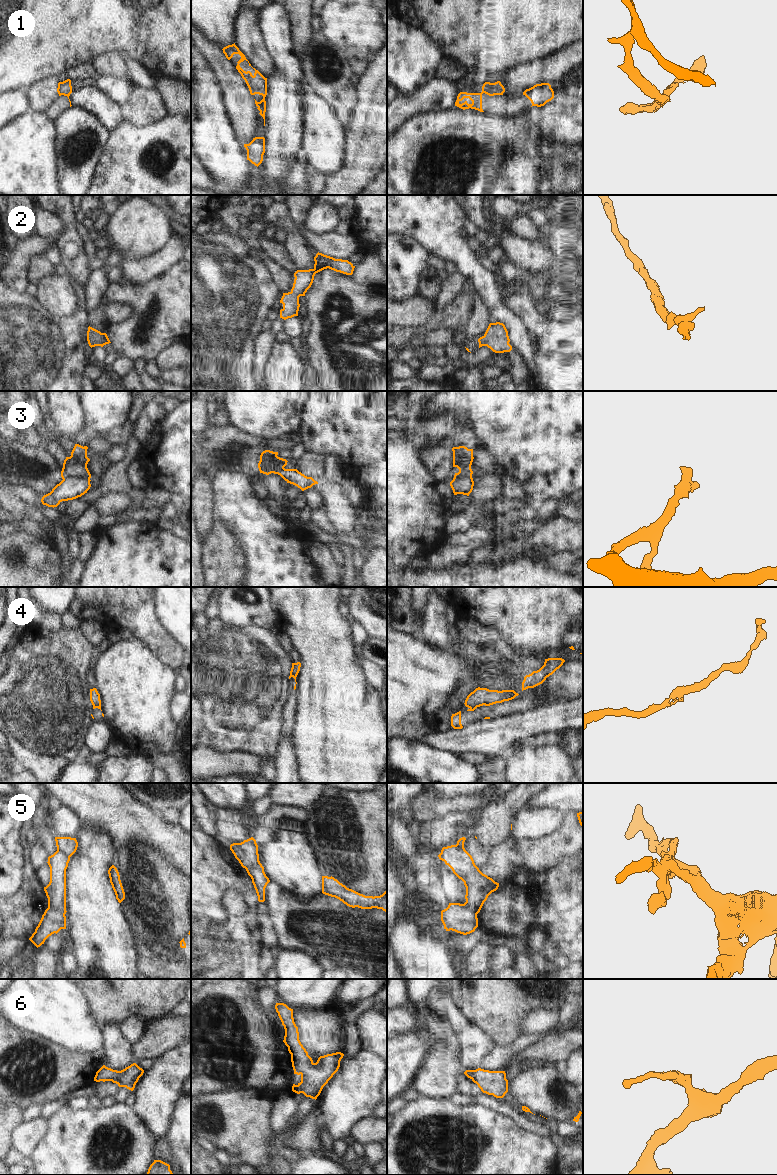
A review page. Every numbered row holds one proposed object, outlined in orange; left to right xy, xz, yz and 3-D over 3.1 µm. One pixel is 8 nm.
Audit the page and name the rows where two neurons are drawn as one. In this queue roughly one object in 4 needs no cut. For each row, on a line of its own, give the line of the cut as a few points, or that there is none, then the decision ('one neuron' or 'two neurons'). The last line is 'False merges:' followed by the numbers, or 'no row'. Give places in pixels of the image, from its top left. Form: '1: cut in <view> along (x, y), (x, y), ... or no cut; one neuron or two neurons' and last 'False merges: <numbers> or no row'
1: cut in xz along (256, 102), (259, 104); two neurons
2: no cut; one neuron
3: cut in xy along (89, 478), (66, 477), (63, 479); two neurons
4: cut in yz along (483, 704), (491, 704); two neurons
5: cut in xy along (48, 906), (59, 910), (64, 915); two neurons
6: no cut; one neuron
False merges: 1, 3, 4, 5

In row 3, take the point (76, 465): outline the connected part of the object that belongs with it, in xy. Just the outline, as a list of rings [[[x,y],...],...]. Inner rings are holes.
[[[75,444],[70,457],[66,457],[61,471],[62,479],[68,477],[84,477],[91,478],[91,474],[87,468],[90,459],[87,457],[87,446]]]

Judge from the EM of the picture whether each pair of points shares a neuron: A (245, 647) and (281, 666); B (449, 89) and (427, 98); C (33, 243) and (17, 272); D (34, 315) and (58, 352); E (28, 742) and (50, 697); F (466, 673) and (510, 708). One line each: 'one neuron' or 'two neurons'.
A: one neuron
B: one neuron
C: one neuron
D: one neuron
E: one neuron
F: two neurons

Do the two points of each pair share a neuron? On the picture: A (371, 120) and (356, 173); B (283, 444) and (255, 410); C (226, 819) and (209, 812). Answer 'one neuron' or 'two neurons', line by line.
A: one neuron
B: two neurons
C: two neurons

